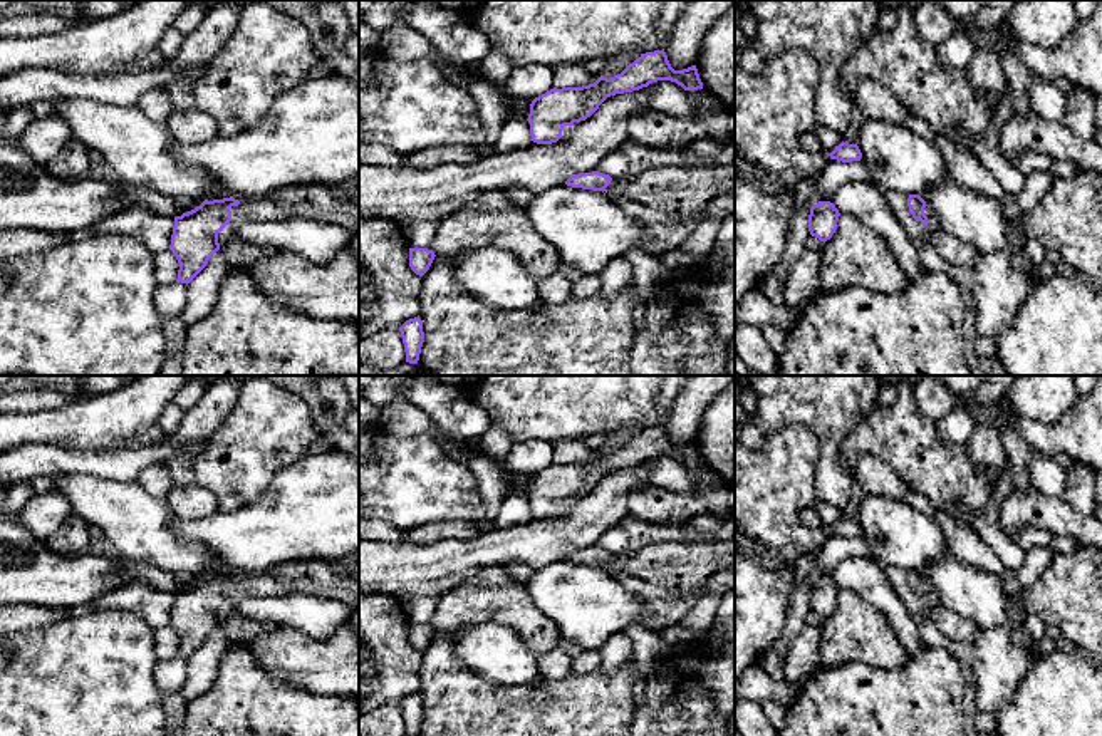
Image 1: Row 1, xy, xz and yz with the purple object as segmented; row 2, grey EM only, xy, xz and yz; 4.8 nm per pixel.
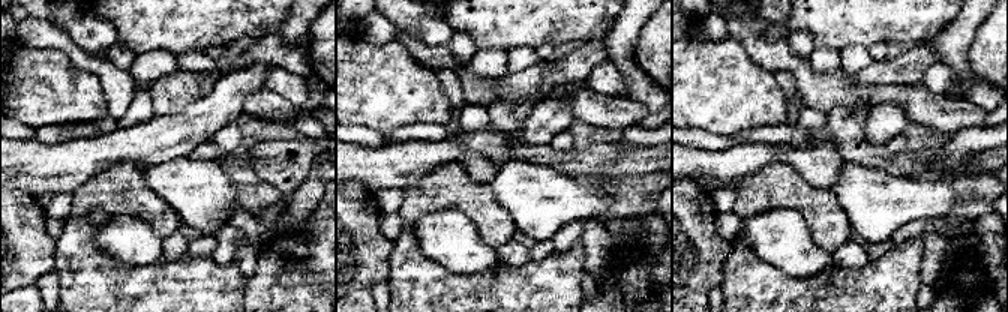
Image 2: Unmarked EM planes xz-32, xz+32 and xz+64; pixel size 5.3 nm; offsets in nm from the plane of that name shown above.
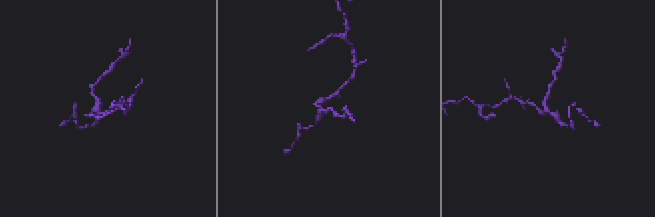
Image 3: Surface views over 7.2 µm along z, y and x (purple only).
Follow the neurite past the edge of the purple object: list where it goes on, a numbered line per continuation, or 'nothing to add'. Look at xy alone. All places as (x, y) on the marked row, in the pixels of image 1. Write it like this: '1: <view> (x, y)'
1: xy (316, 202)

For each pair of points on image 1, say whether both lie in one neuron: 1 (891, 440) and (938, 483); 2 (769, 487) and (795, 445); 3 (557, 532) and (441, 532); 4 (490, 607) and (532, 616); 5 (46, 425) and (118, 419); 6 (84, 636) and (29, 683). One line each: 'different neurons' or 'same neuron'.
1: same neuron
2: same neuron
3: different neurons
4: same neuron
5: same neuron
6: same neuron

